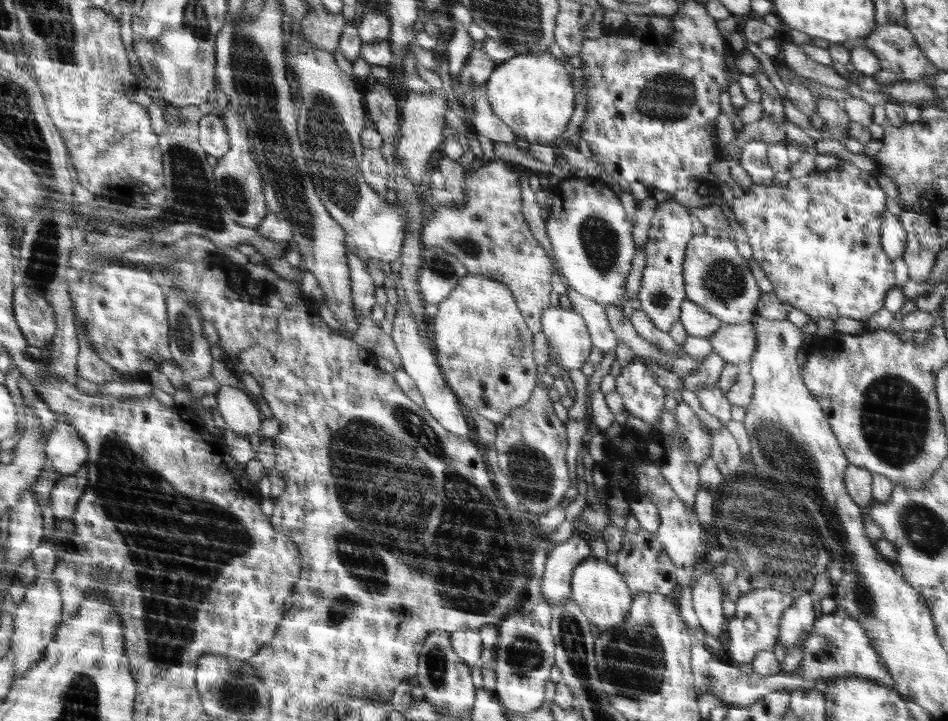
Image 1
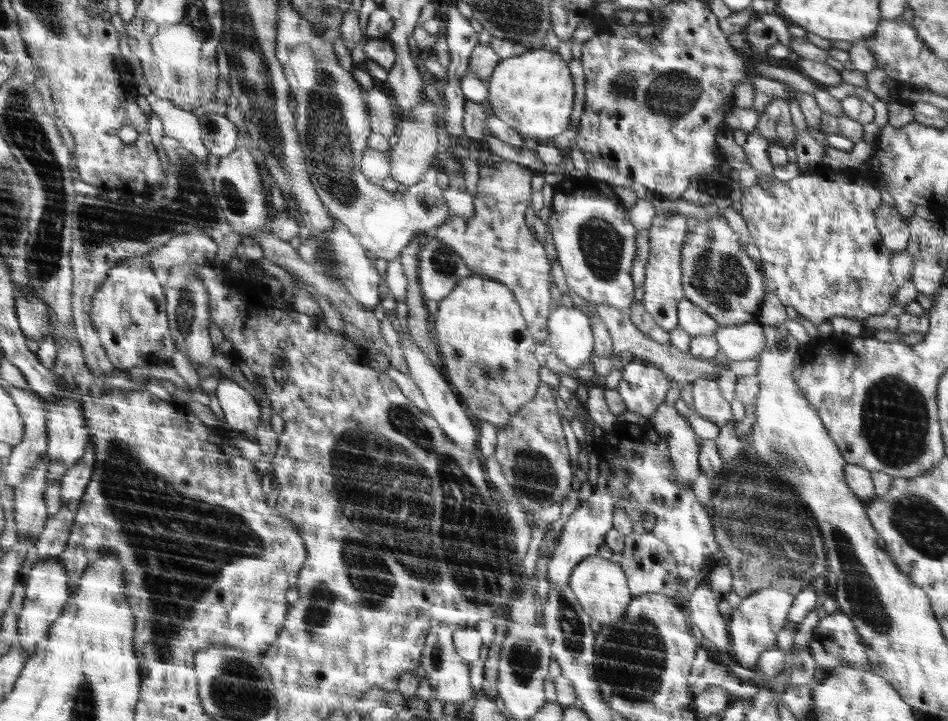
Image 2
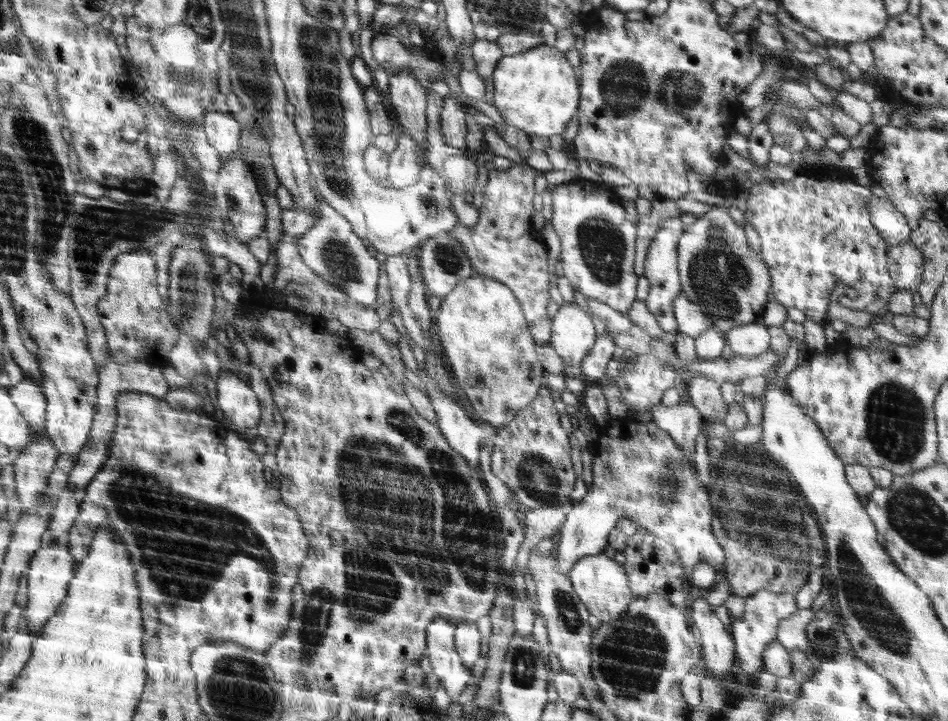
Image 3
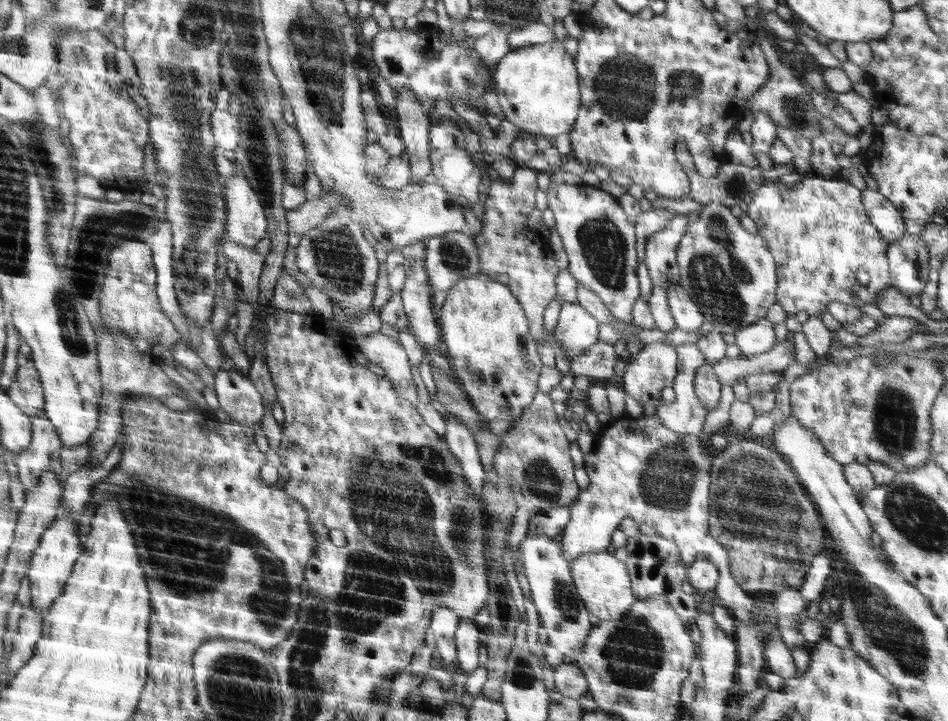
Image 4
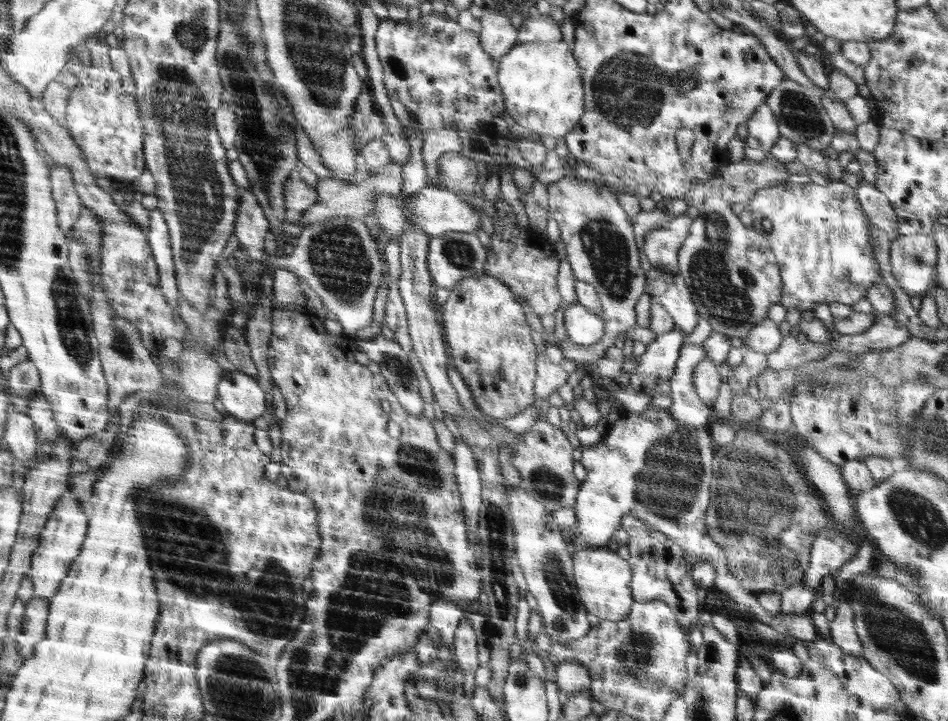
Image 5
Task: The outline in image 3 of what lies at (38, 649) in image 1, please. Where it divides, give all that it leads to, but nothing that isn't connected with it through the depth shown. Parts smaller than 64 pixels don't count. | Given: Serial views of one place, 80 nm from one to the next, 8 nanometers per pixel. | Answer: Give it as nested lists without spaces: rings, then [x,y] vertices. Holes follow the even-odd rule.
[[[43,539],[40,550],[31,562],[26,572],[25,583],[30,595],[30,602],[25,609],[25,621],[29,624],[32,633],[40,634],[47,620],[56,614],[60,603],[67,598],[67,591],[70,590],[70,582],[74,578],[76,562],[74,555],[70,552],[68,540]]]

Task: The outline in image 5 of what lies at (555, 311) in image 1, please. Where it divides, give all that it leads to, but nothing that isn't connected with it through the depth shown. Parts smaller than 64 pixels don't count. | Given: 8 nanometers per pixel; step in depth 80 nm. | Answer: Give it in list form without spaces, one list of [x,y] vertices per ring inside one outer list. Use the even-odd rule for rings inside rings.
[[[576,303],[566,305],[562,311],[567,338],[574,345],[592,346],[606,334],[606,321],[591,309]]]

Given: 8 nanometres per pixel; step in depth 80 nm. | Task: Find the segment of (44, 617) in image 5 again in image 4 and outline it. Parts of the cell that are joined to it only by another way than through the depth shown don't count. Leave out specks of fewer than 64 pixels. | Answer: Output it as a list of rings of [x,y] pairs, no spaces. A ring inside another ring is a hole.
[[[32,605],[25,606],[22,622],[20,622],[20,636],[16,638],[14,644],[14,653],[8,660],[9,678],[12,680],[28,665],[28,662],[34,658],[39,647],[40,640],[43,638],[43,614],[40,614],[36,607]]]

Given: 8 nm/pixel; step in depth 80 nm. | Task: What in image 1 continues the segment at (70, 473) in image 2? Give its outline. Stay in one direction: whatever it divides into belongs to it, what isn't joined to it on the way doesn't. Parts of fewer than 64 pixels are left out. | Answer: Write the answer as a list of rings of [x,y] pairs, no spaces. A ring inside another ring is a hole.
[[[87,462],[72,476],[60,478],[51,490],[49,504],[51,504],[54,520],[61,518],[72,518],[75,504],[84,494],[87,479]]]

